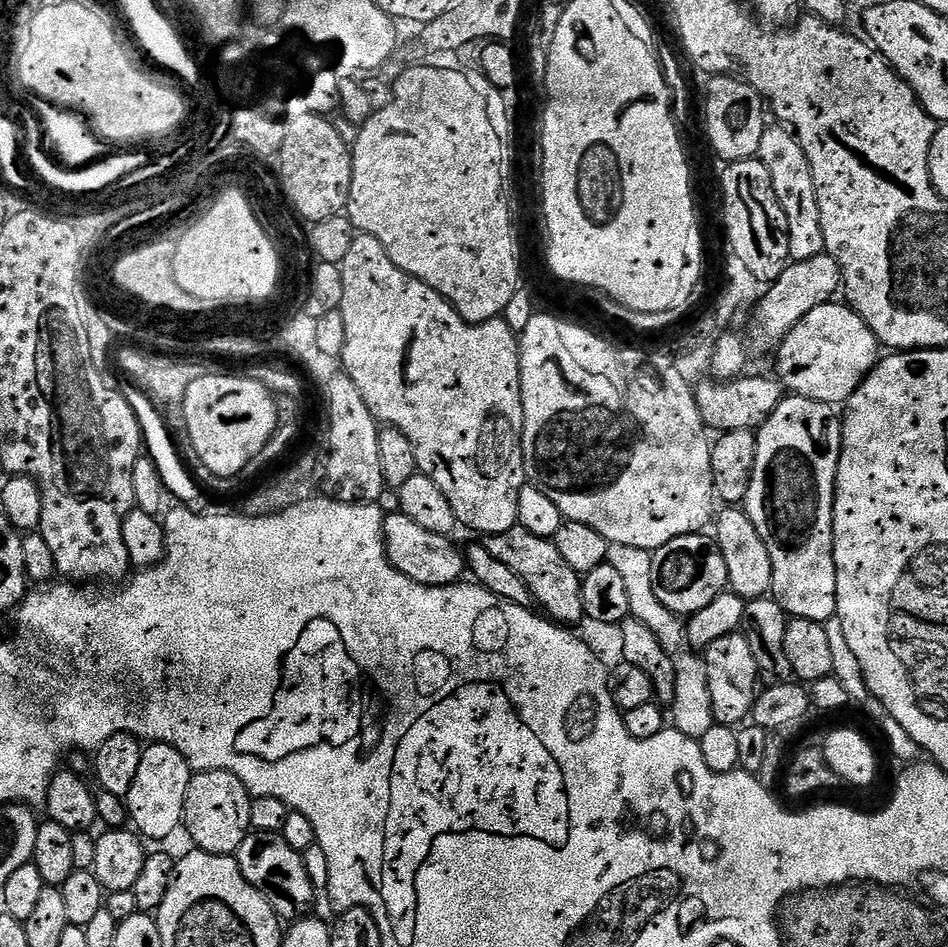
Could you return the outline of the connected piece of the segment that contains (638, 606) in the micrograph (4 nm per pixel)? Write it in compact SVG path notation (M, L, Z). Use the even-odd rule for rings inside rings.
M609 544L606 563L614 566L614 570L618 570L618 575L622 577L622 583L626 586L626 595L630 598L631 615L656 635L662 650L666 650L670 662L674 662L676 682L674 702L670 706L671 727L684 736L689 736L691 740L700 740L702 734L706 734L706 730L710 726L710 701L704 657L688 641L688 632L685 627L682 627L681 617L666 606L662 606L662 602L658 602L658 594L654 594L652 552L638 546Z

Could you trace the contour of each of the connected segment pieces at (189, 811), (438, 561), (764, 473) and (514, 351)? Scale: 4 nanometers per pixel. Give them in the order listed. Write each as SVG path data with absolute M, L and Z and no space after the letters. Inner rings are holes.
M222 770L195 773L186 790L182 823L190 830L196 848L223 856L231 856L239 850L249 832L253 831L250 822L253 799L252 793L246 790L244 783L234 774Z
M401 511L384 518L384 549L388 561L392 563L406 578L418 582L422 586L446 586L455 584L466 572L466 556L452 545L453 541L442 534L430 534L430 530L422 530L418 522L410 522Z
M795 394L785 395L779 406L770 414L770 418L756 432L756 453L754 454L754 474L750 478L750 490L746 494L742 505L747 512L750 522L754 522L754 530L766 542L766 550L770 554L770 566L772 567L772 591L771 595L781 604L789 617L797 620L818 620L827 622L836 614L836 563L832 553L832 515L834 514L834 502L836 501L836 475L838 474L838 462L840 461L840 447L842 446L841 417L836 416L837 409L830 404L823 404L817 400L811 400L805 396Z
M363 234L357 235L352 241L350 251L346 254L346 258L339 264L340 269L340 307L338 314L344 323L344 351L342 353L342 361L344 360L343 375L349 376L354 382L354 386L358 386L358 394L362 394L362 402L366 402L366 406L370 410L370 414L381 425L389 428L397 428L402 430L402 434L406 434L406 438L410 438L410 446L414 446L414 458L416 459L417 469L423 475L430 478L430 482L434 482L434 486L438 486L438 490L442 490L442 494L446 494L446 502L450 502L450 510L454 510L457 521L461 525L464 524L472 532L484 532L485 537L493 536L494 534L502 534L506 530L517 527L518 524L518 494L524 489L526 477L524 474L524 459L522 458L522 430L524 429L524 411L522 410L522 394L520 393L520 341L517 333L510 330L510 326L503 318L487 320L484 324L468 324L461 316L458 315L455 308L448 303L444 297L440 296L431 288L426 286L418 278L414 278L410 274L406 274L398 266L394 266L394 262L390 262L390 258L386 254L386 250L382 246L382 242L378 242L378 238L366 236Z

